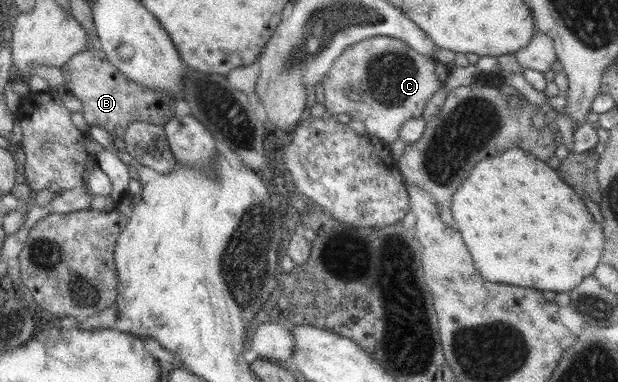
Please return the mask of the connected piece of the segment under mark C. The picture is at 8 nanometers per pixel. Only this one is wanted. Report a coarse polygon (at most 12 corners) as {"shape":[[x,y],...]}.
{"shape":[[404,42],[347,46],[323,80],[328,115],[387,146],[449,65]]}

